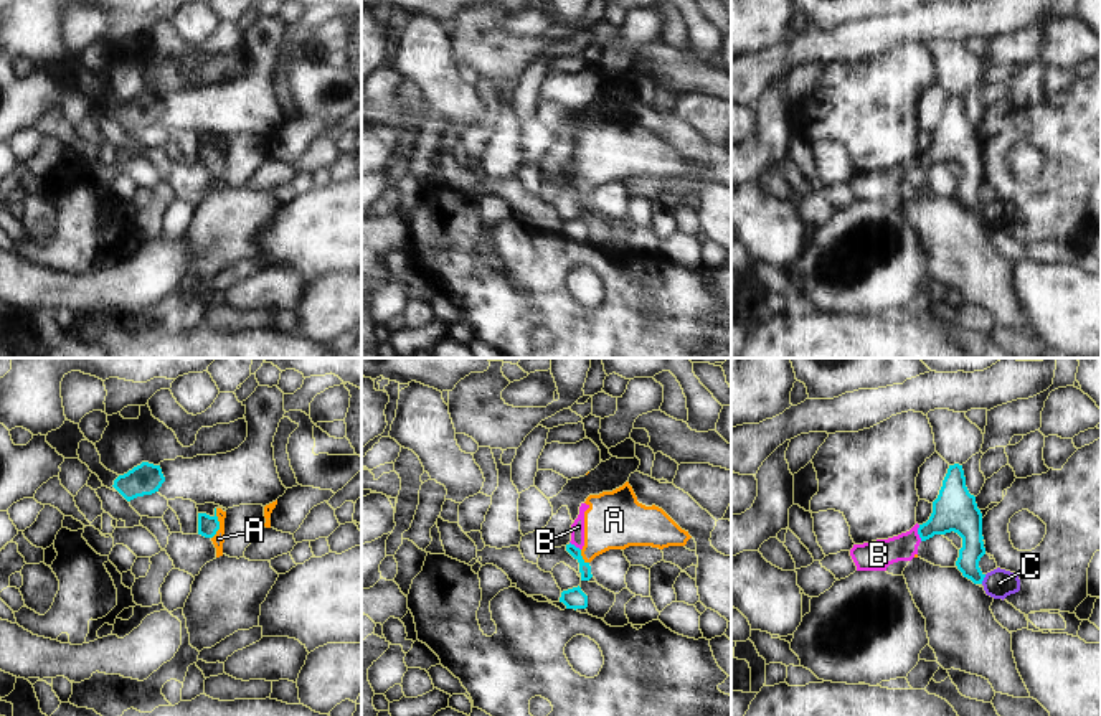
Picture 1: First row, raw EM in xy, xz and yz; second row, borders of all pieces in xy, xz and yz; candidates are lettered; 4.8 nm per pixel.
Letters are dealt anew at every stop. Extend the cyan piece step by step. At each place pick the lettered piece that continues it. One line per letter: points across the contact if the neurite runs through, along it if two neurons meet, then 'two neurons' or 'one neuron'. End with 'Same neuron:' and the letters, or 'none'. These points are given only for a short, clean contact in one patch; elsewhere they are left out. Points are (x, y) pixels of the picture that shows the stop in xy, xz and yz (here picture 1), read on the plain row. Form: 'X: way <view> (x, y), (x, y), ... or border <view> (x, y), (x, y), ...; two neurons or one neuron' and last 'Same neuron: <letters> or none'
A: border xy (217, 139), (218, 160), (212, 169); two neurons
B: border yz (918, 155), (921, 170); two neurons
C: border yz (986, 205), (981, 213); two neurons
Same neuron: none

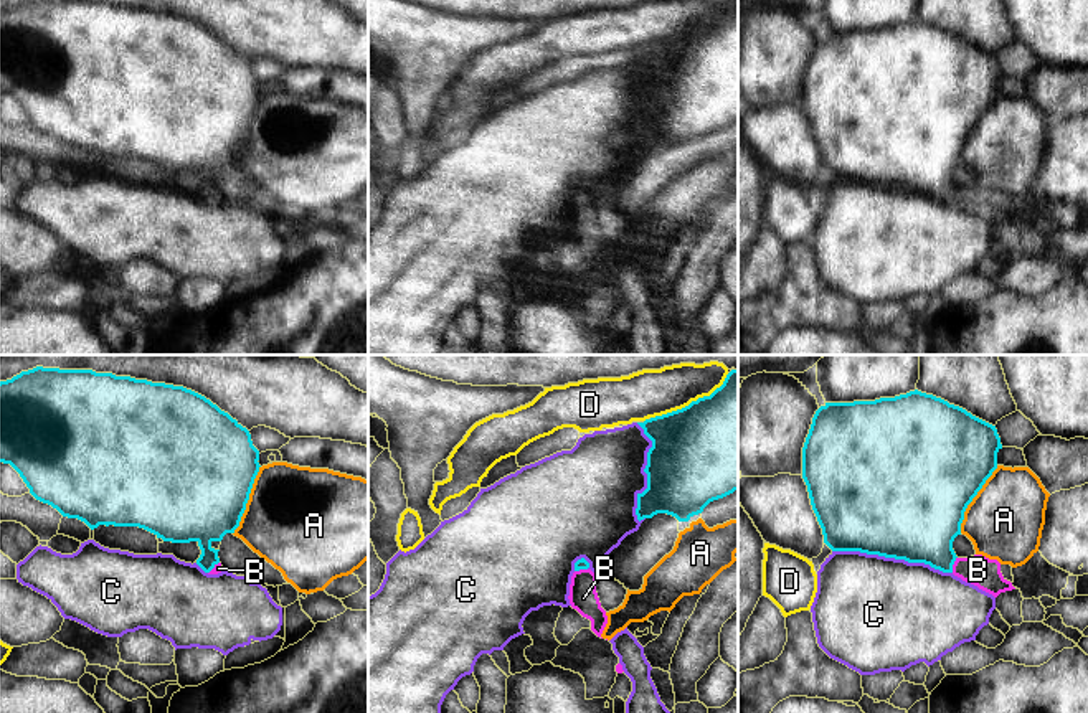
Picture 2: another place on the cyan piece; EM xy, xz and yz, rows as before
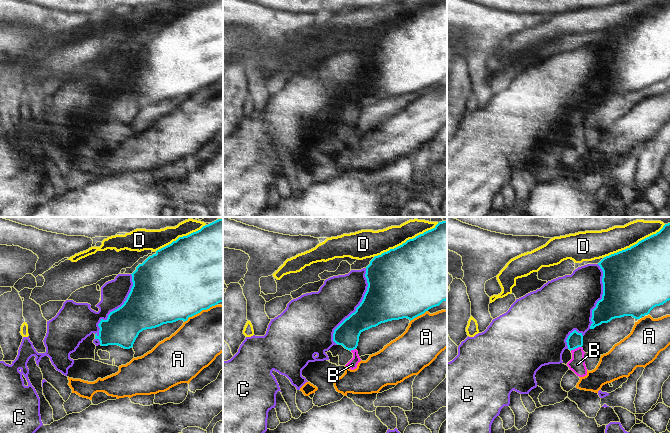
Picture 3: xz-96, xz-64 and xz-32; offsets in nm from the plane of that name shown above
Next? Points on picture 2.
A: two neurons
B: way yz (918, 155), (953, 193), (978, 200); one neuron
C: two neurons
D: two neurons
Same neuron: B

